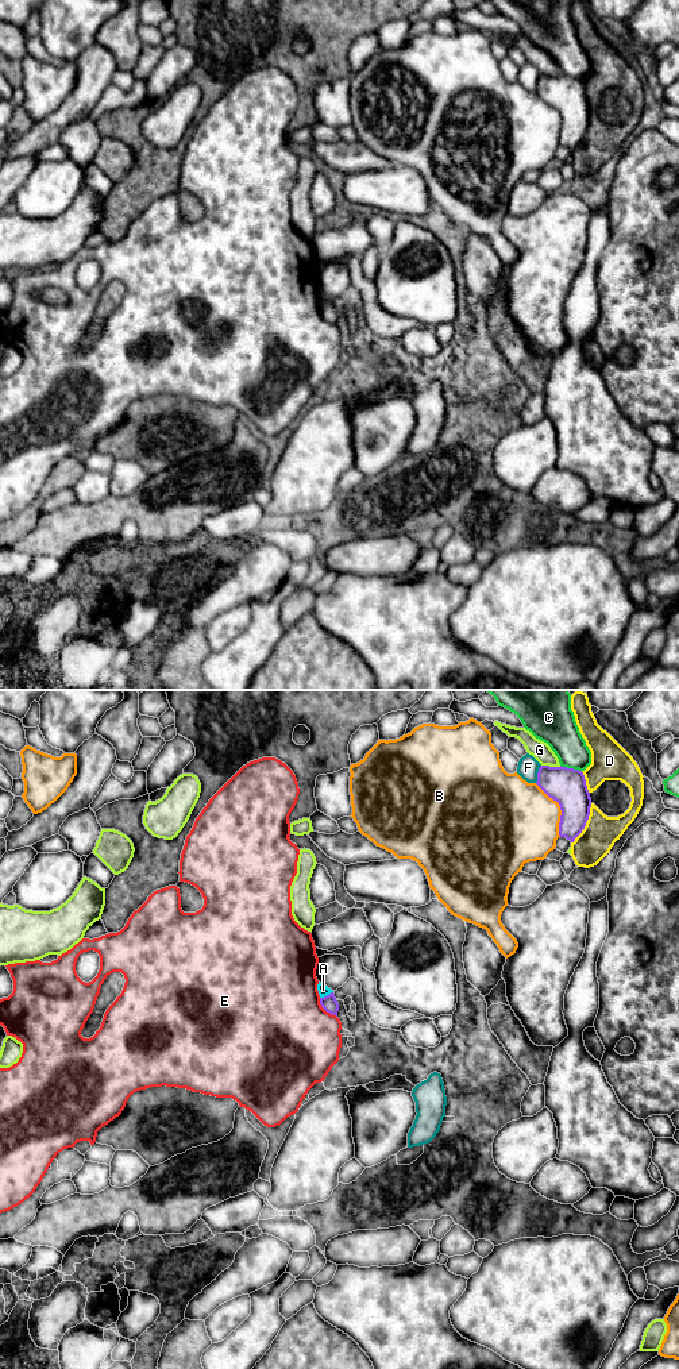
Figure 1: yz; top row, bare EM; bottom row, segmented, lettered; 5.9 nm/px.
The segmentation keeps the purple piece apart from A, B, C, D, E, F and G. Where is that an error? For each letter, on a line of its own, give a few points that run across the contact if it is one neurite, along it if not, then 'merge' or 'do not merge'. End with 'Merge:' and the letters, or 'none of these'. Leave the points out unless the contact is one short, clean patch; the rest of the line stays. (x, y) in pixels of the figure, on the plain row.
A: yz (332, 300), (320, 307) | do not merge
B: do not merge
C: do not merge
D: do not merge
E: do not merge
F: do not merge
G: do not merge
Merge: none of these

